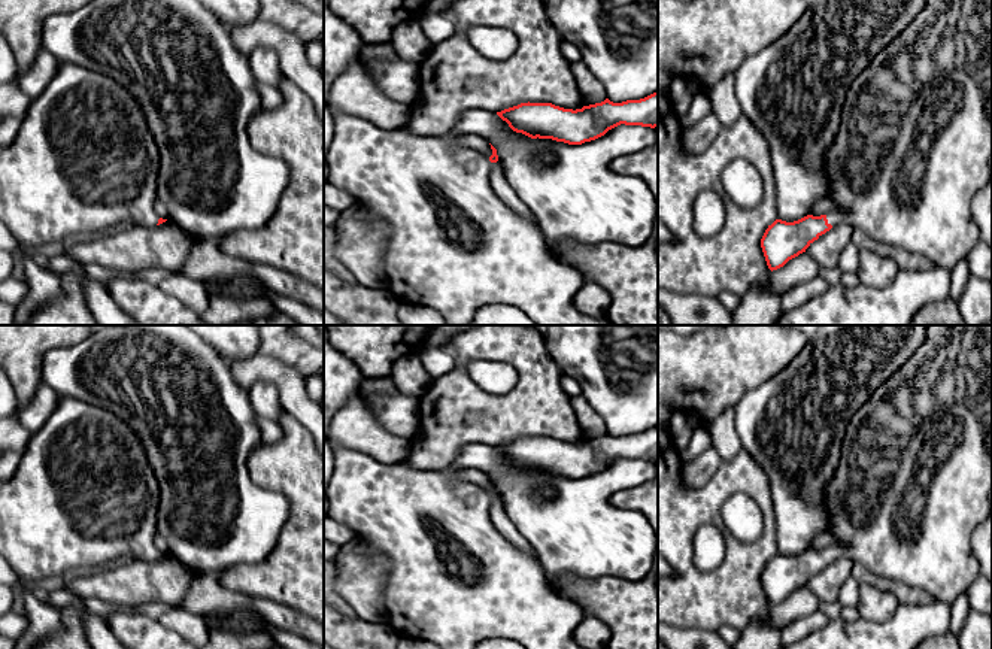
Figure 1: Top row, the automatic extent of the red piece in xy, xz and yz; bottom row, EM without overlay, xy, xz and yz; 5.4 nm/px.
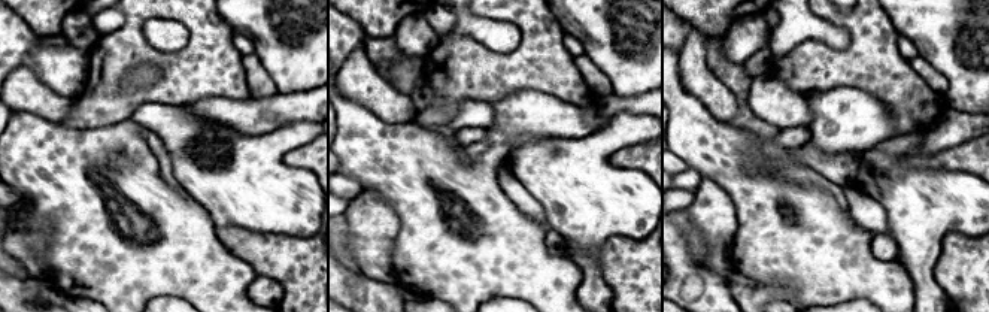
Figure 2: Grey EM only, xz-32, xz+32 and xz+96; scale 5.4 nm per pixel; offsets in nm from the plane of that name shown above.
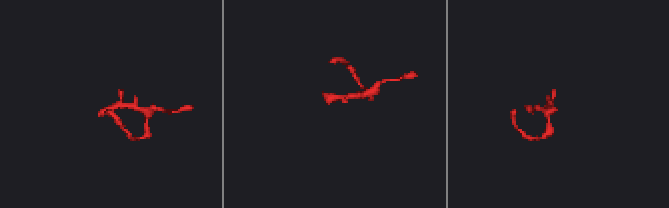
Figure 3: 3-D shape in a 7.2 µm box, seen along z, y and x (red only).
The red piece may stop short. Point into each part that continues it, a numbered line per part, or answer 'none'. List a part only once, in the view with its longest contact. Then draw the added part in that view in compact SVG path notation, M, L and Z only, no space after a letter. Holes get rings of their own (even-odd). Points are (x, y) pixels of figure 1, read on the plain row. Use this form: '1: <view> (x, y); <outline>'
1: yz (913, 482); M928 325L925 340L922 346L910 357L910 360L898 369L889 379L886 379L870 397L870 400L858 409L858 412L850 418L847 427L841 458L835 474L831 477L829 483L825 488L825 504L829 513L829 534L835 539L832 546L825 548L828 558L832 561L838 558L852 559L855 564L862 564L865 568L873 571L880 577L886 577L900 583L904 583L910 588L920 589L932 597L932 600L952 603L961 592L967 592L973 580L980 573L977 568L976 556L971 551L971 536L976 527L983 522L989 515L989 494L992 492L992 325Z

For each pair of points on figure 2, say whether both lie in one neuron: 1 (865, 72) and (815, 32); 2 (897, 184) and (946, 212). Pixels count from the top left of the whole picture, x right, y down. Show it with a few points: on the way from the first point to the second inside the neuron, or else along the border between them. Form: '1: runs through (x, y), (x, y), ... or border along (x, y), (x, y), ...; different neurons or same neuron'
1: border along (851, 36), (843, 47), (822, 41), (800, 44); different neurons
2: runs through (909, 194), (921, 203), (934, 203); same neuron

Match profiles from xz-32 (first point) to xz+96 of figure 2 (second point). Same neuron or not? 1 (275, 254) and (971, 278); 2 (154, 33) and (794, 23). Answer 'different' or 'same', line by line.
1: same
2: same

